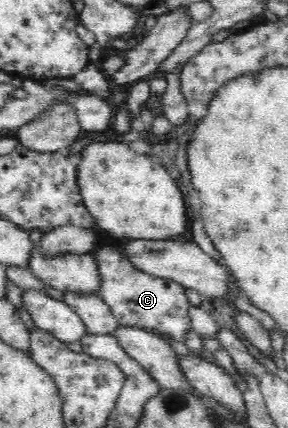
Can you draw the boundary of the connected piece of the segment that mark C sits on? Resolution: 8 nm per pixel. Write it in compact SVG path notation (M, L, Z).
M111 243L100 246L94 258L100 267L101 285L98 294L109 305L114 316L120 319L121 324L139 326L147 331L155 330L175 341L186 343L187 333L192 329L191 319L188 318L192 306L180 283L139 271Z

